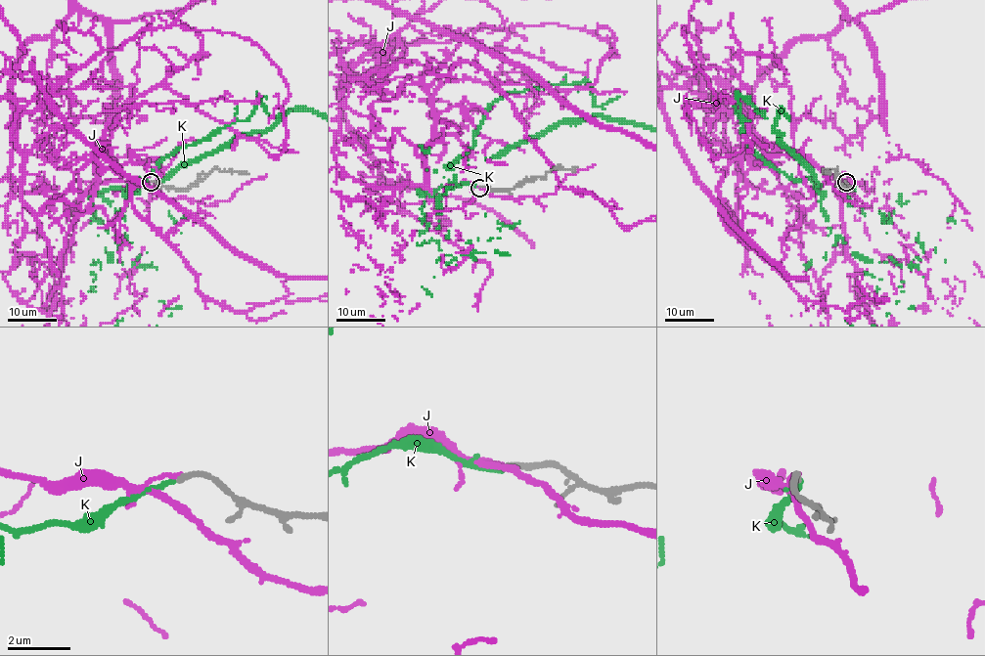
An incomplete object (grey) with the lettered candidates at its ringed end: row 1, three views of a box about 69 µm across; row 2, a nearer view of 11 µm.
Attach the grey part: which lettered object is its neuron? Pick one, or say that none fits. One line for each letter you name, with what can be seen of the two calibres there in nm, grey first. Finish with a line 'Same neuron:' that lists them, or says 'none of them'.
K: calibres 200 and 150 nm
Same neuron: K

